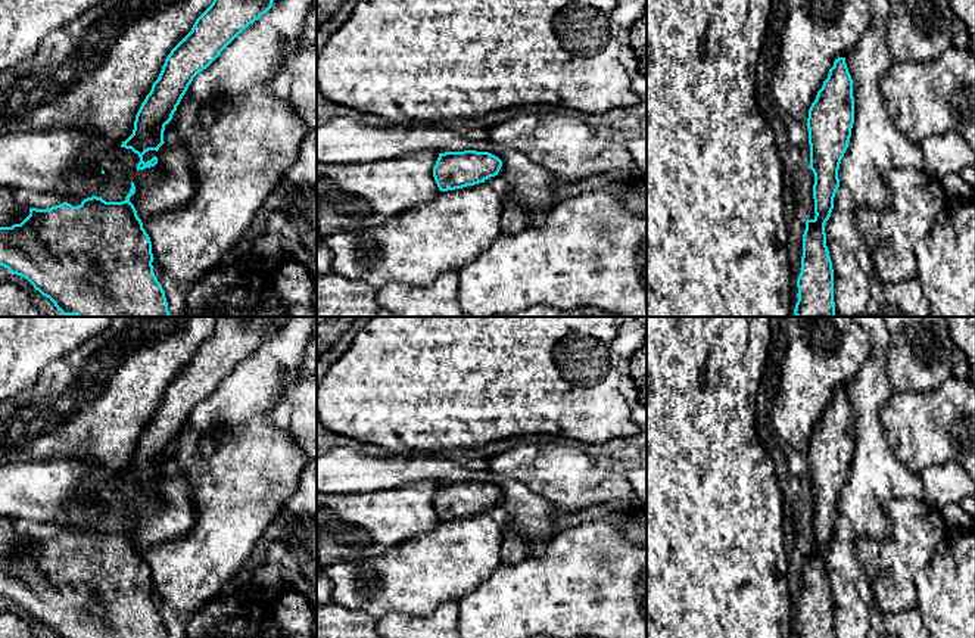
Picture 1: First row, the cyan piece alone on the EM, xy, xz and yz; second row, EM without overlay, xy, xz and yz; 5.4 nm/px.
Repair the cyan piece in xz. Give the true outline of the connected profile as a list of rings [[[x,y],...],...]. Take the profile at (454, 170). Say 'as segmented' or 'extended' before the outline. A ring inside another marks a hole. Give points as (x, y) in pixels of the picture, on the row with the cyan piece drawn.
as segmented; [[[445,152],[439,153],[433,177],[440,192],[462,189],[485,183],[498,175],[502,161],[489,152]]]

